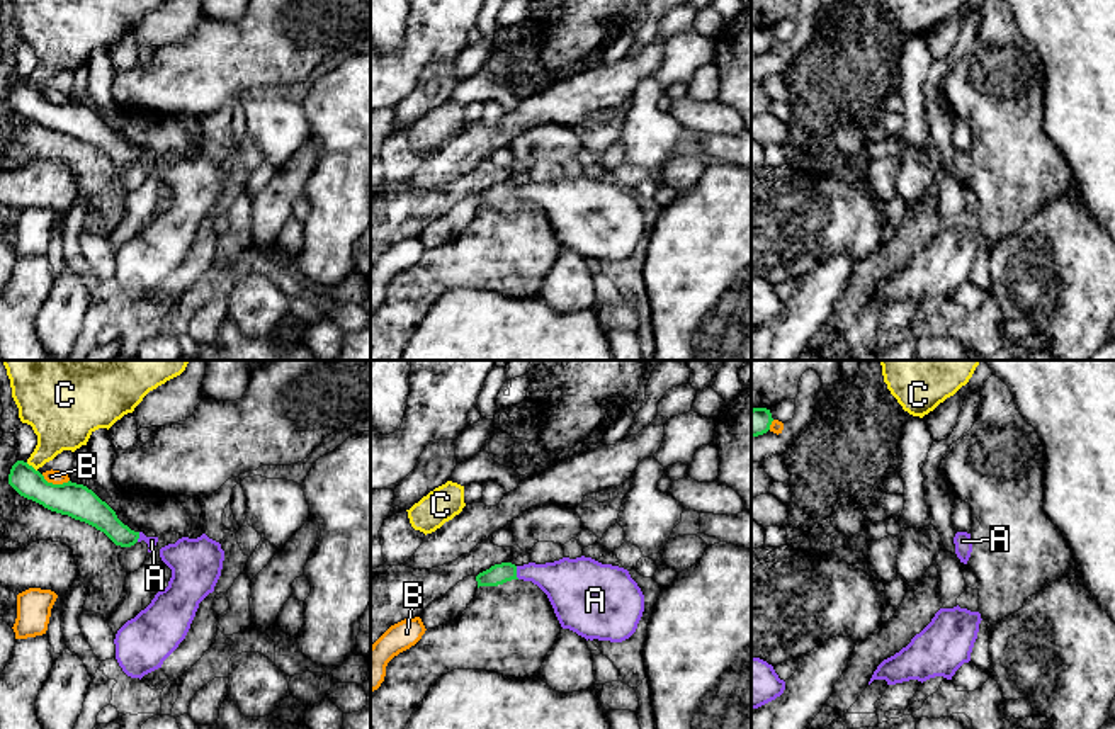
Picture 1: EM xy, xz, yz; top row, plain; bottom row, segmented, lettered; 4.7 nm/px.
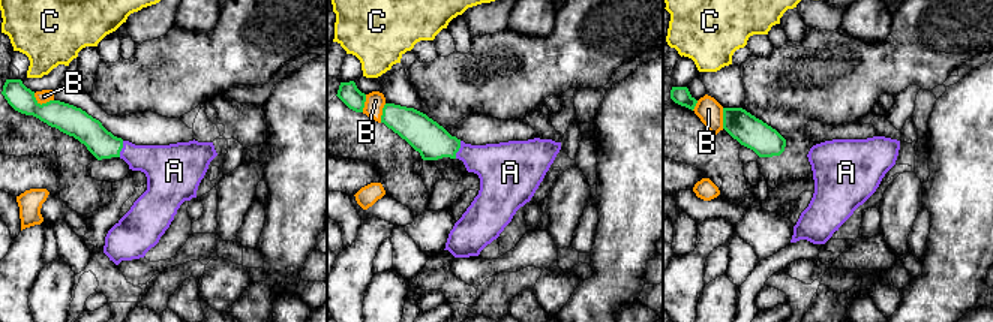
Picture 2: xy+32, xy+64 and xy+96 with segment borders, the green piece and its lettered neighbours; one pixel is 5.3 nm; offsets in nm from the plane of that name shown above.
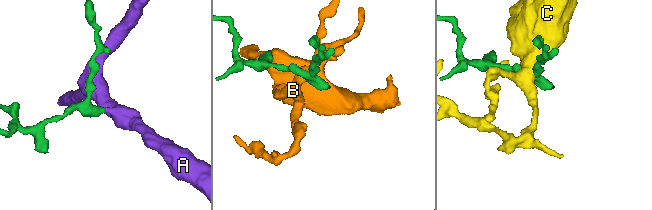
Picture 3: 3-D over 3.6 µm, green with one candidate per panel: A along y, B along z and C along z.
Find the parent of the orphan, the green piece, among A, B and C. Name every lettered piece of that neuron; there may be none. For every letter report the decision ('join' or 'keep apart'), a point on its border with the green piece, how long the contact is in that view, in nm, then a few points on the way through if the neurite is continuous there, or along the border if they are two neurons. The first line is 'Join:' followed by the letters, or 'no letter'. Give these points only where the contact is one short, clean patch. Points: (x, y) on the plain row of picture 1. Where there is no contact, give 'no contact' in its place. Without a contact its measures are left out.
Join: A
A: join; meets green in xz at (515, 192); contact 70 nm long; runs through xz (497, 194), (515, 192), (537, 192), (566, 201)
B: keep apart; meets green in xy at (55, 104); contact 140 nm long
C: keep apart; meets green in xy at (31, 85); contact 70 nm long

